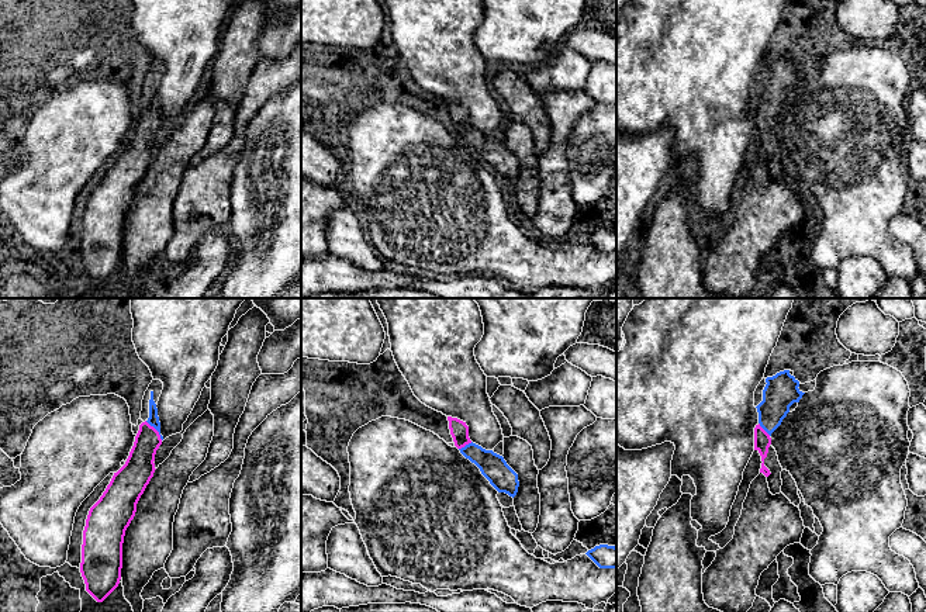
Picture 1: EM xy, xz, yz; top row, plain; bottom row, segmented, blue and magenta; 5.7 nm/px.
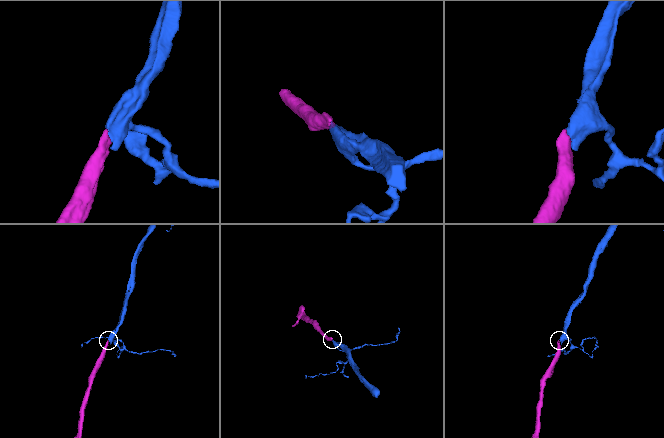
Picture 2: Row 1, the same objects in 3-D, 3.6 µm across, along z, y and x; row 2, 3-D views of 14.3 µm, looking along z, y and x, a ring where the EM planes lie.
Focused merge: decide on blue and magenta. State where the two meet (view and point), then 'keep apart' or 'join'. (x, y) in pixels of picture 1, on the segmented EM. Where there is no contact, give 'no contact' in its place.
xy (155, 428) | join

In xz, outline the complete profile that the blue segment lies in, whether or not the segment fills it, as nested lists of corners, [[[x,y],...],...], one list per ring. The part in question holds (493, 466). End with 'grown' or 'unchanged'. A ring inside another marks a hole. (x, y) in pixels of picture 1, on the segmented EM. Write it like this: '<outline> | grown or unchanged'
[[[448,416],[448,421],[455,446],[460,453],[480,468],[498,492],[505,492],[514,498],[519,487],[518,474],[507,464],[504,457],[473,443],[466,422],[452,416]]] | grown

